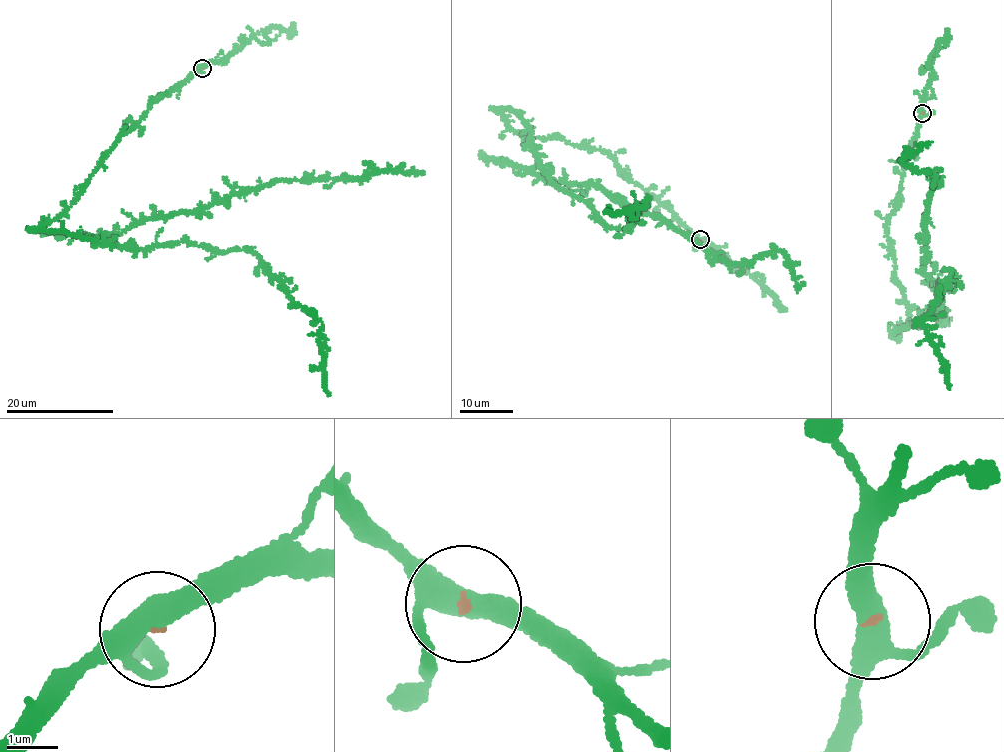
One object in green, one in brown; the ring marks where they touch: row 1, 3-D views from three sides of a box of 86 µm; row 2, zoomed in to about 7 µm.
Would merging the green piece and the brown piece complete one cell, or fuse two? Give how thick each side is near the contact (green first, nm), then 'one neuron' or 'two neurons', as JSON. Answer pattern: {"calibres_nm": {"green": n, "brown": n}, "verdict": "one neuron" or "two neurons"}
{"calibres_nm": {"green": 400, "brown": 60}, "verdict": "one neuron"}

